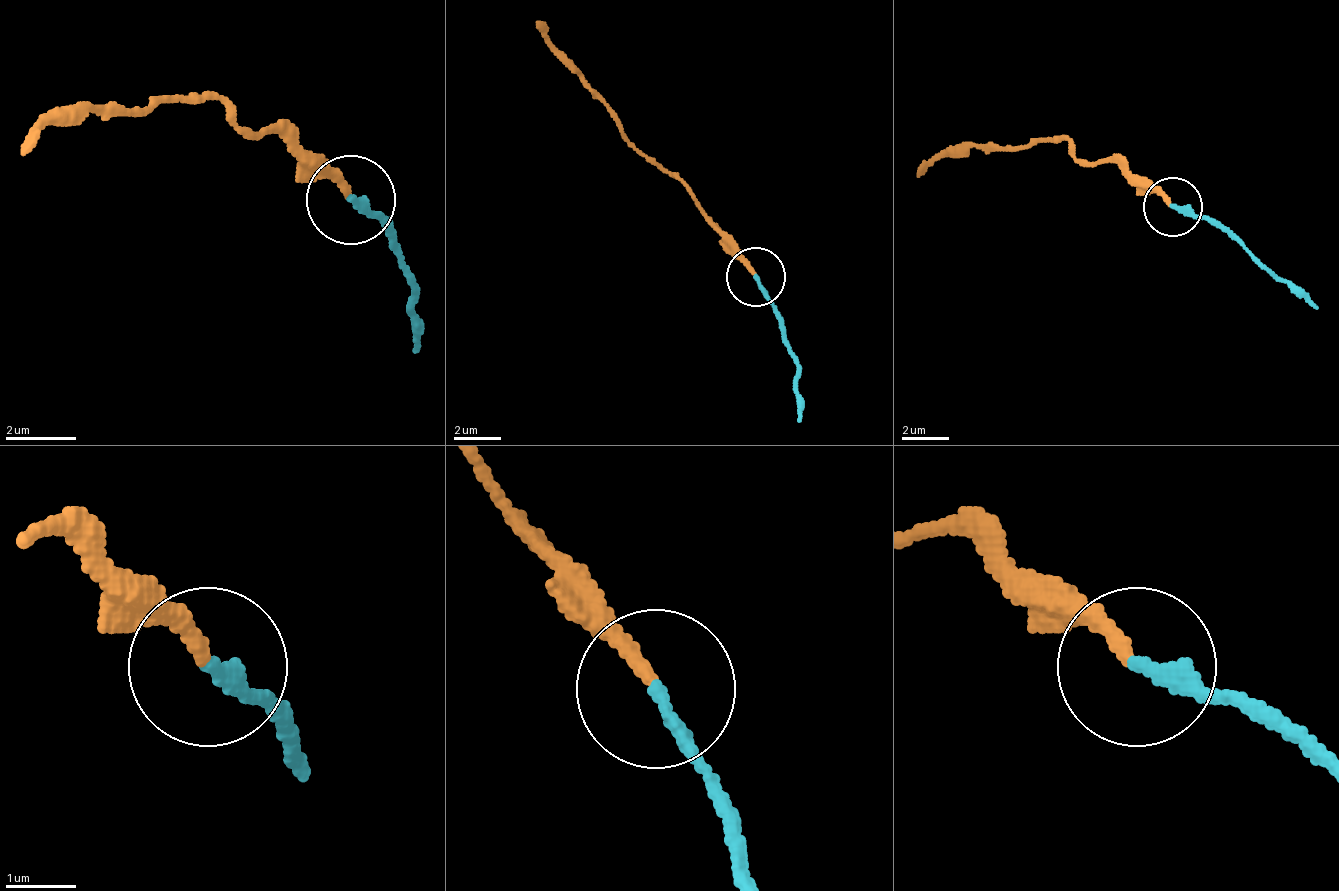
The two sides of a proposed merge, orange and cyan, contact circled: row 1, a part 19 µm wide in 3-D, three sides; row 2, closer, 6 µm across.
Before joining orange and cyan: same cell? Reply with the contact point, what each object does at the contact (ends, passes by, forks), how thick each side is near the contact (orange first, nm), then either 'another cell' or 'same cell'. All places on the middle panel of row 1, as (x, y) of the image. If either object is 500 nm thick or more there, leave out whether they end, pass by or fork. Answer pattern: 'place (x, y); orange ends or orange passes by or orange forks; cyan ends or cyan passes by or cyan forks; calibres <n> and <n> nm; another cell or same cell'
place (755, 276); orange ends; cyan ends; calibres 200 and 240 nm; another cell

